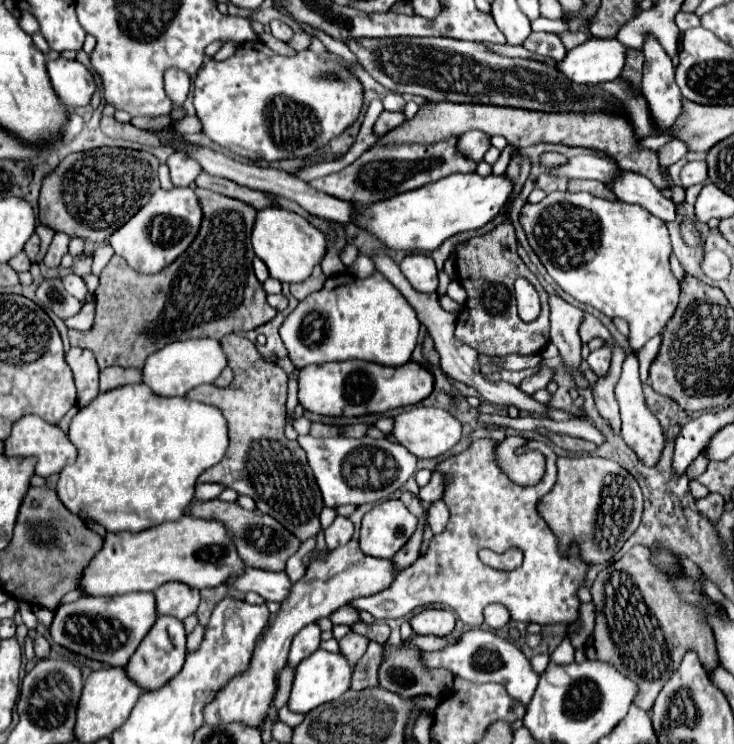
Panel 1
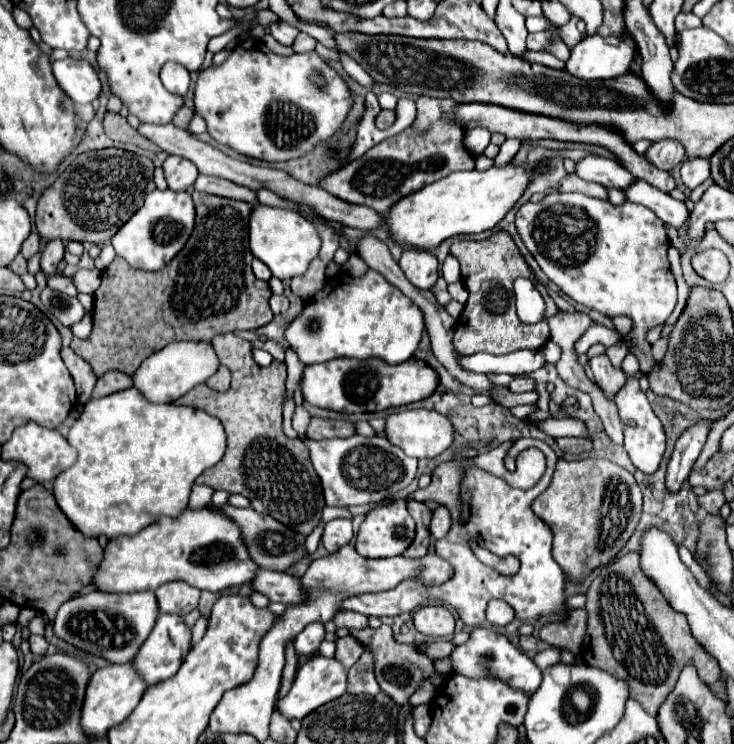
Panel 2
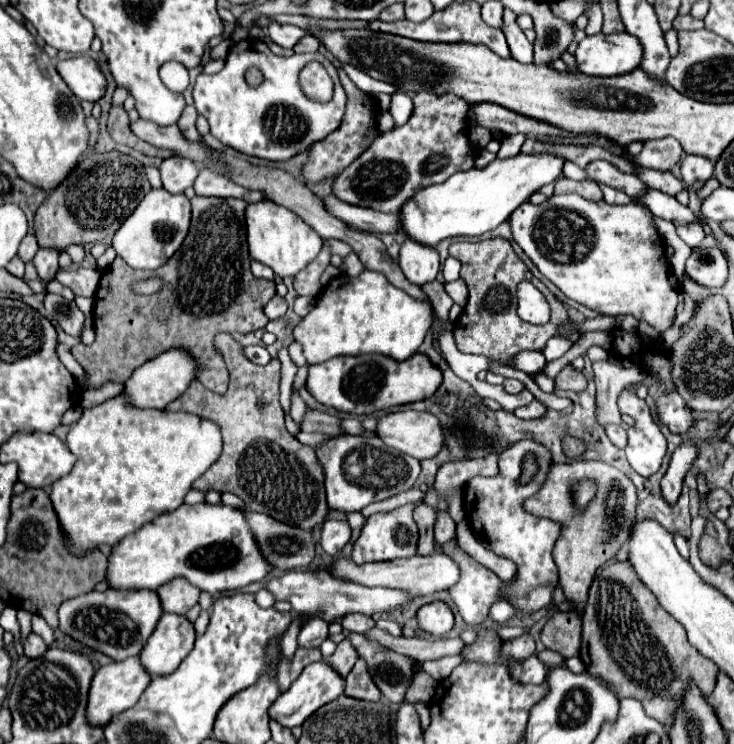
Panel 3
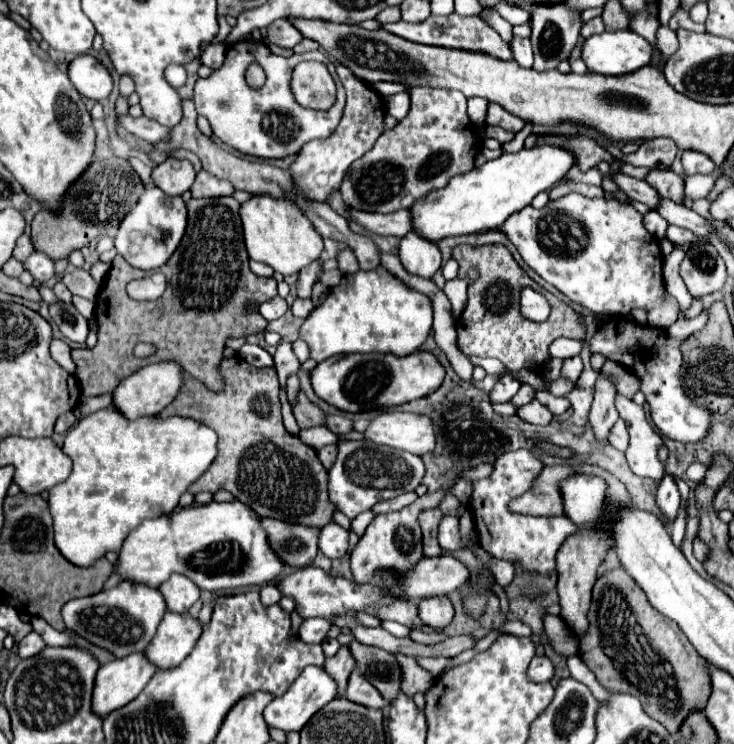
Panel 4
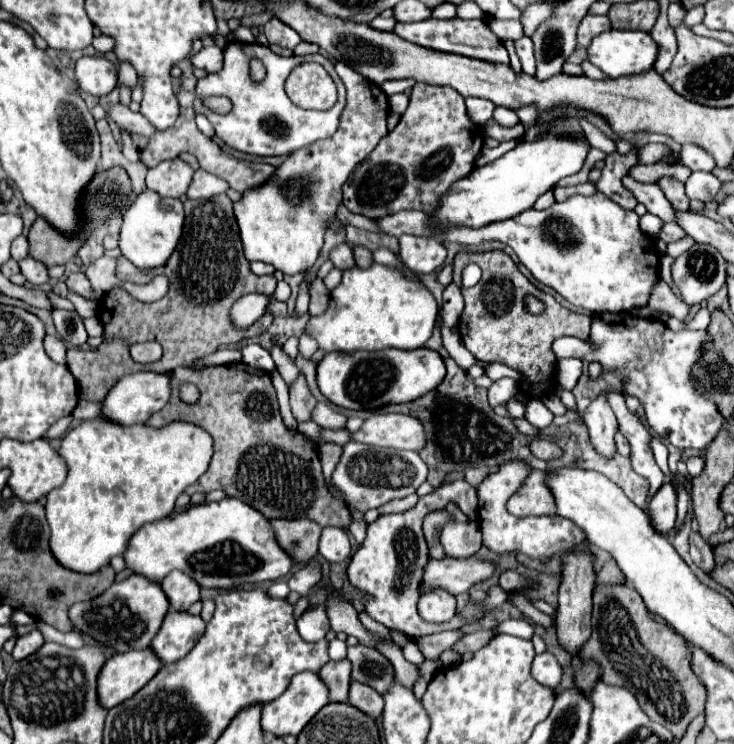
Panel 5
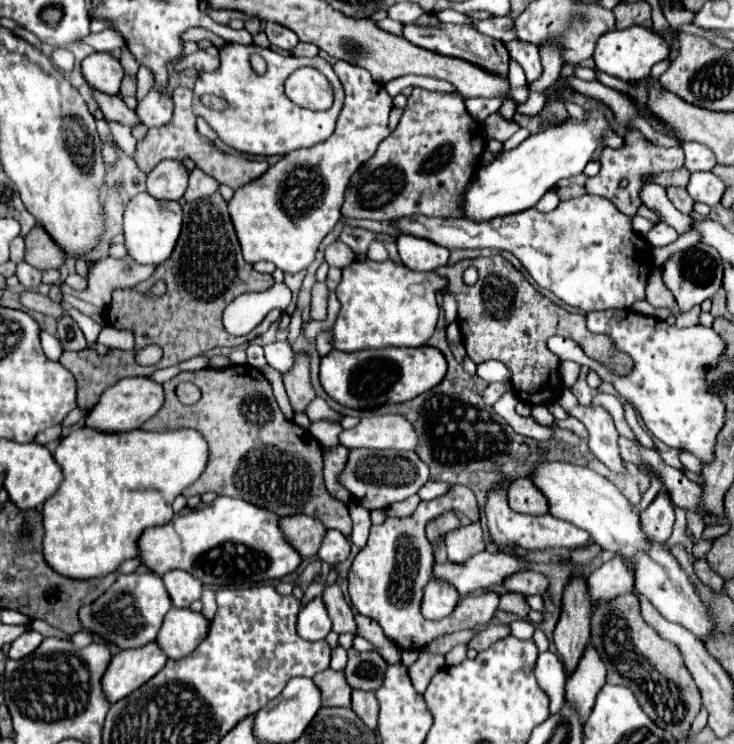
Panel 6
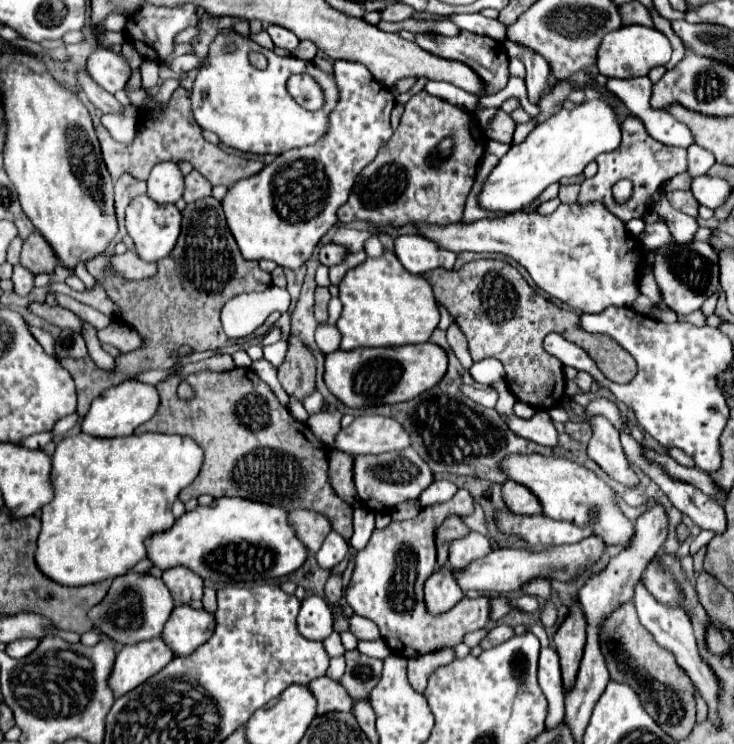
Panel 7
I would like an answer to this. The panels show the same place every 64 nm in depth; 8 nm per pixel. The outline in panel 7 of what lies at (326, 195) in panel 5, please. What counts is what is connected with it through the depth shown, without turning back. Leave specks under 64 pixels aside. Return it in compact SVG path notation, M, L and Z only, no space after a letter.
M334 62L340 102L328 120L328 132L316 144L278 154L258 174L238 180L222 198L228 228L246 260L274 260L282 268L300 268L318 240L336 224L336 210L348 200L356 176L392 136L392 92L374 80L366 66Z

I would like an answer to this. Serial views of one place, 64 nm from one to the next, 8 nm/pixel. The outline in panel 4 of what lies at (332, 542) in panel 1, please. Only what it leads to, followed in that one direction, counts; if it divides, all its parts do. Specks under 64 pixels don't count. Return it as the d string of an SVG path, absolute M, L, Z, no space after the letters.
M336 522L324 526L320 530L320 542L318 548L324 556L328 556L330 560L334 558L342 558L348 552L348 530L344 530L342 526L338 526Z

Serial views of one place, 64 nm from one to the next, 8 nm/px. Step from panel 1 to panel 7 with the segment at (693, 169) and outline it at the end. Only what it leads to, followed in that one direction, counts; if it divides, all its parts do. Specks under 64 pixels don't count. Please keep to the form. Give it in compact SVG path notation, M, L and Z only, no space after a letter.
M692 144L688 148L688 174L690 176L702 176L702 174L706 174L714 162L716 160L714 160L712 152L704 150L702 146Z

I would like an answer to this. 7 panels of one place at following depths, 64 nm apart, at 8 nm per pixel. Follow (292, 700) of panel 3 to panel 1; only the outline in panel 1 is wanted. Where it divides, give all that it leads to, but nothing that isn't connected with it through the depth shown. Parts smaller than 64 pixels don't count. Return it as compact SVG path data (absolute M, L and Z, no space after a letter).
M316 650L312 656L308 656L308 660L302 660L298 664L292 692L290 692L286 706L292 712L306 714L306 712L314 710L316 706L332 702L338 696L342 696L350 688L350 678L352 678L352 666L348 664L348 660L342 654L330 654L326 650Z

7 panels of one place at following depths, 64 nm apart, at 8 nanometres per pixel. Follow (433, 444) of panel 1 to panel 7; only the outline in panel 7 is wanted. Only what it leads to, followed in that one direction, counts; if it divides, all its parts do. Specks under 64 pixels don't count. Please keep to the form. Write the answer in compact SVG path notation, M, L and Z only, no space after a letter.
M358 416L348 428L342 428L334 440L334 450L350 456L384 454L410 446L410 436L386 416Z

